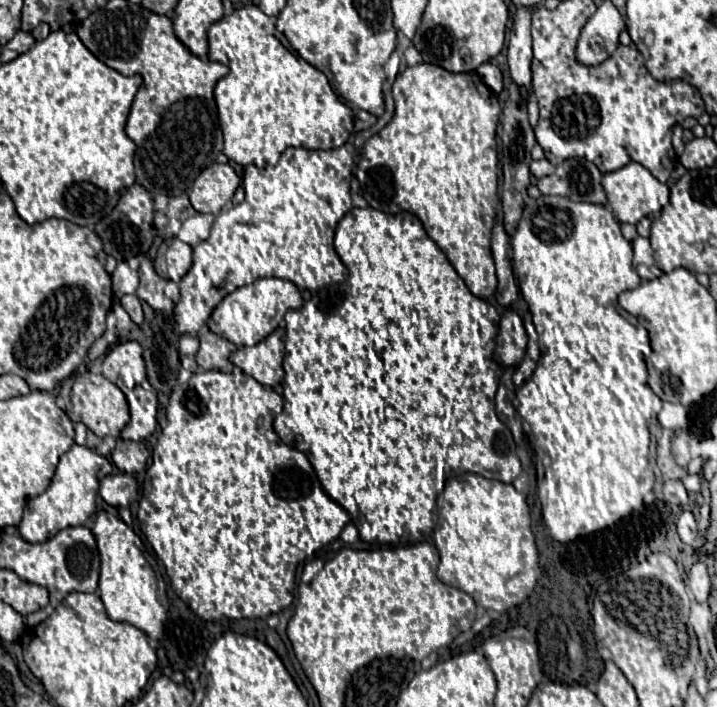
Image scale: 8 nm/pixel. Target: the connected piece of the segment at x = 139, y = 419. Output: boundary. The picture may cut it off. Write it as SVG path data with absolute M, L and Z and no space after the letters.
M137 386L133 390L127 388L125 396L131 408L131 420L121 430L121 438L123 440L149 438L157 428L157 394Z

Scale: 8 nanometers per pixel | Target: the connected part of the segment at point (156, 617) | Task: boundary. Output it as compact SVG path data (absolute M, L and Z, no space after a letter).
M105 510L97 514L93 534L97 538L99 556L101 556L99 594L105 604L107 616L117 622L133 624L153 640L163 640L167 608L157 597L155 572L143 556L141 538L121 518Z

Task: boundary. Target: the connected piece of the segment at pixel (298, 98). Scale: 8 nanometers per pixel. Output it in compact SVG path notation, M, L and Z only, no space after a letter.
M247 4L233 10L233 14L223 16L209 28L209 60L229 66L229 74L223 76L215 86L219 126L225 136L223 154L241 166L275 166L281 152L289 146L307 150L339 148L353 134L351 108L337 98L327 76L321 70L311 66L301 56L289 52L275 38L275 19L263 14L255 4Z

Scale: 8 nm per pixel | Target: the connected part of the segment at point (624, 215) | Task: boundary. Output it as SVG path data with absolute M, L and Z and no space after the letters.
M627 164L615 172L609 172L603 176L603 188L609 198L609 206L617 214L621 222L637 224L645 216L655 216L661 212L661 207L669 203L670 188L655 178L647 168L641 164Z

